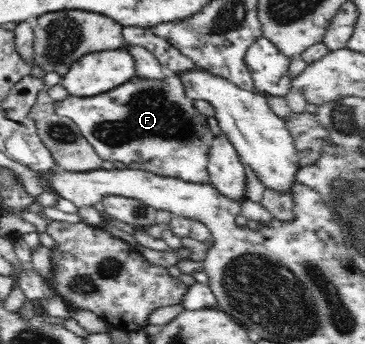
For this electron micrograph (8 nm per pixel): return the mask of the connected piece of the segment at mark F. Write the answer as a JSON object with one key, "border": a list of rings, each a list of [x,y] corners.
{"border":[[[167,72],[164,77],[134,77],[107,92],[87,98],[68,96],[55,102],[55,111],[75,121],[83,136],[103,160],[122,162],[127,168],[209,183],[208,150],[214,137],[208,116],[186,95],[182,78]]]}

